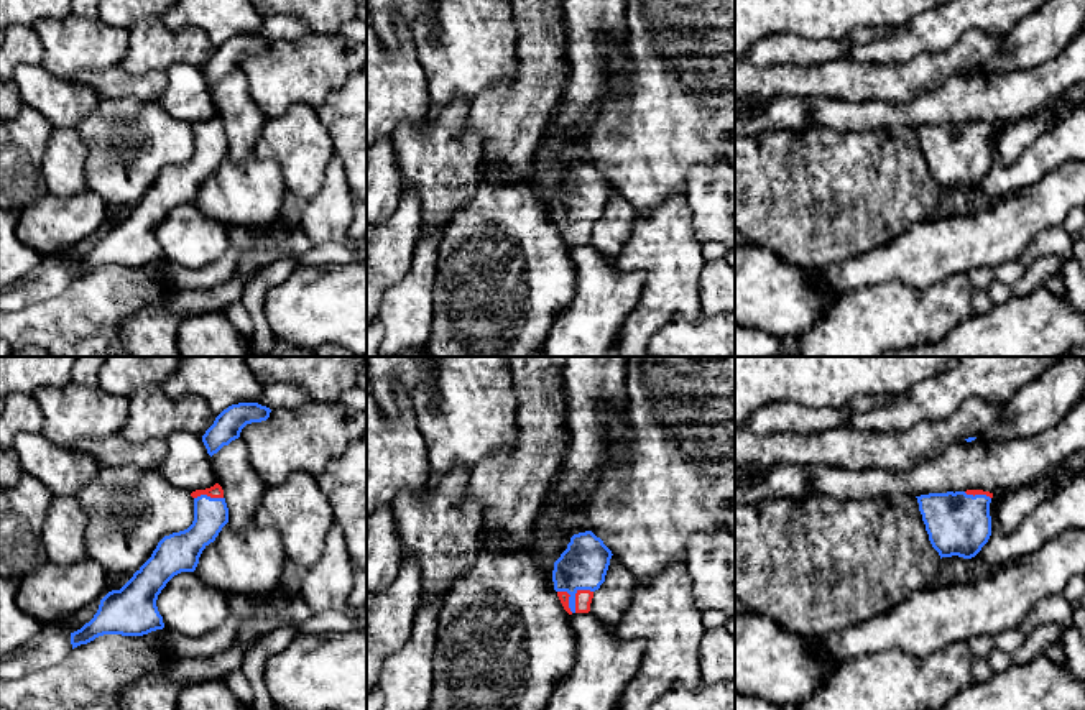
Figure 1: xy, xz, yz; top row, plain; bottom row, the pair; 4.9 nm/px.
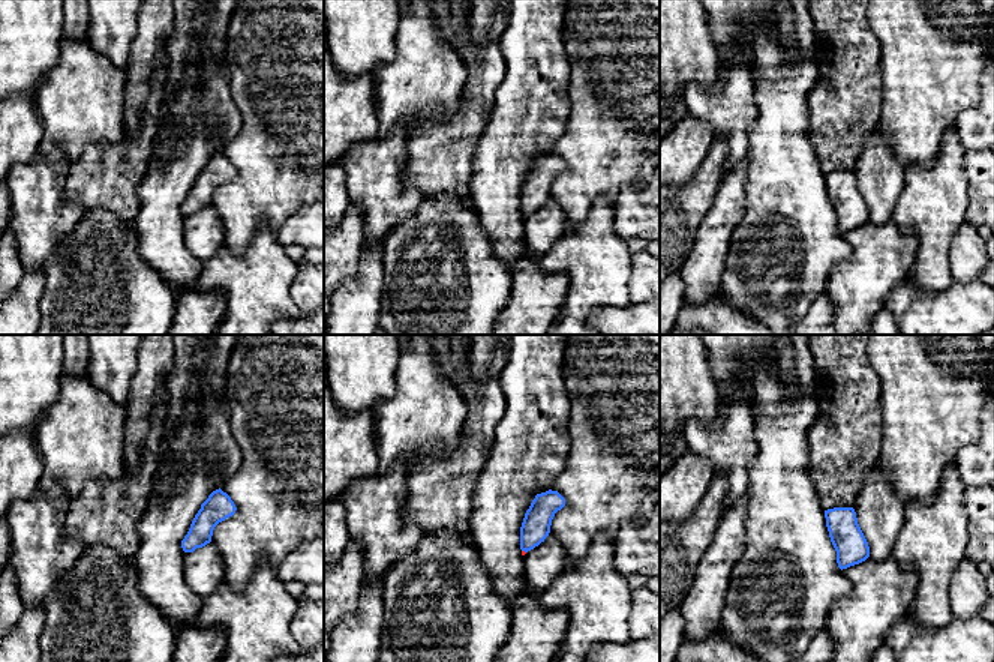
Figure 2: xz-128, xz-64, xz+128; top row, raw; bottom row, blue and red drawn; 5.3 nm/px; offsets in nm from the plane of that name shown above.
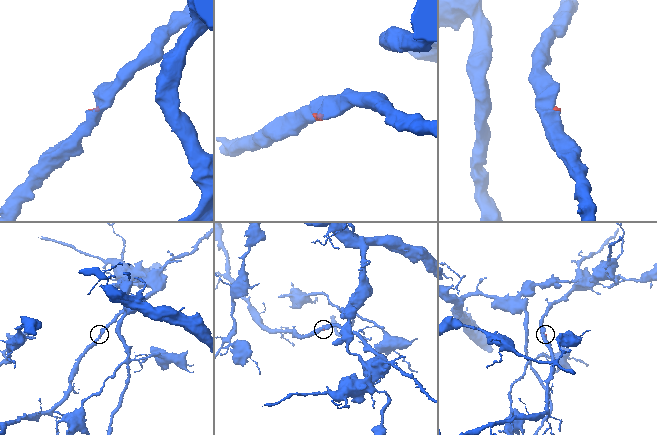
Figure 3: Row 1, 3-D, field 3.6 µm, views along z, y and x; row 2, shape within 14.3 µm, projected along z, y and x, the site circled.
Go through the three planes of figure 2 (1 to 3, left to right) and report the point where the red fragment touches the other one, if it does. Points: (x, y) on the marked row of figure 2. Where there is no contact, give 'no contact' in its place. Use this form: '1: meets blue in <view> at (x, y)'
1: no contact
2: meets blue in xz-64 at (523, 550)
3: no contact

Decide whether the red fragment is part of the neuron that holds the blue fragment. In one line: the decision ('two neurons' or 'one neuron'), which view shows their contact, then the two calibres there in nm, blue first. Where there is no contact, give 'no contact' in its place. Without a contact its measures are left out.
one neuron; meets blue in xz; 240 nm thick on the blue side, 80 nm on the other

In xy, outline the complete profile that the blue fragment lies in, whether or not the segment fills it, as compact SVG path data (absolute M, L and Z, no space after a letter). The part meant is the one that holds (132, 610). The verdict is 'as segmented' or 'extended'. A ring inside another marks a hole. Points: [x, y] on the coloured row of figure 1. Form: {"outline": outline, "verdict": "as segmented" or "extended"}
{"outline": "M219 483L196 490L191 496L192 524L164 536L133 577L100 600L94 618L71 633L72 649L104 634L143 636L164 628L156 606L158 595L174 575L196 570L202 551L229 523L229 508Z", "verdict": "extended"}

